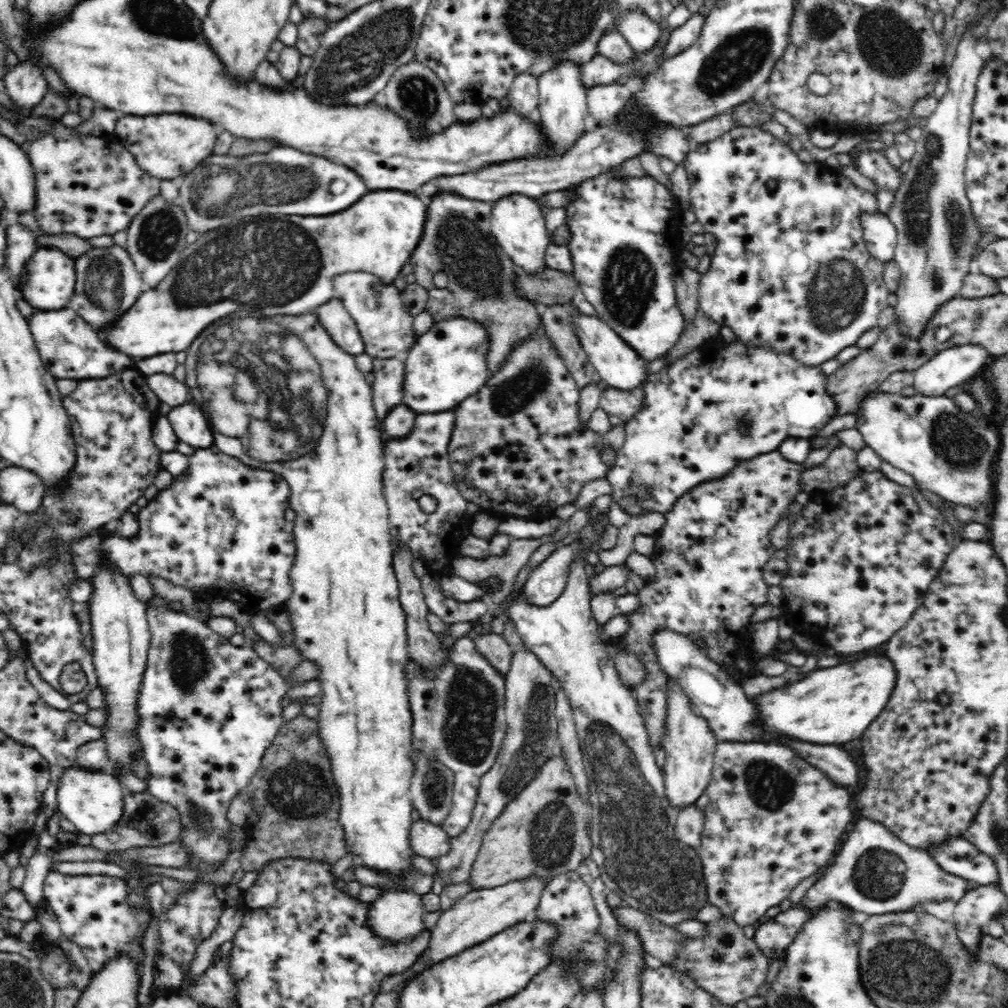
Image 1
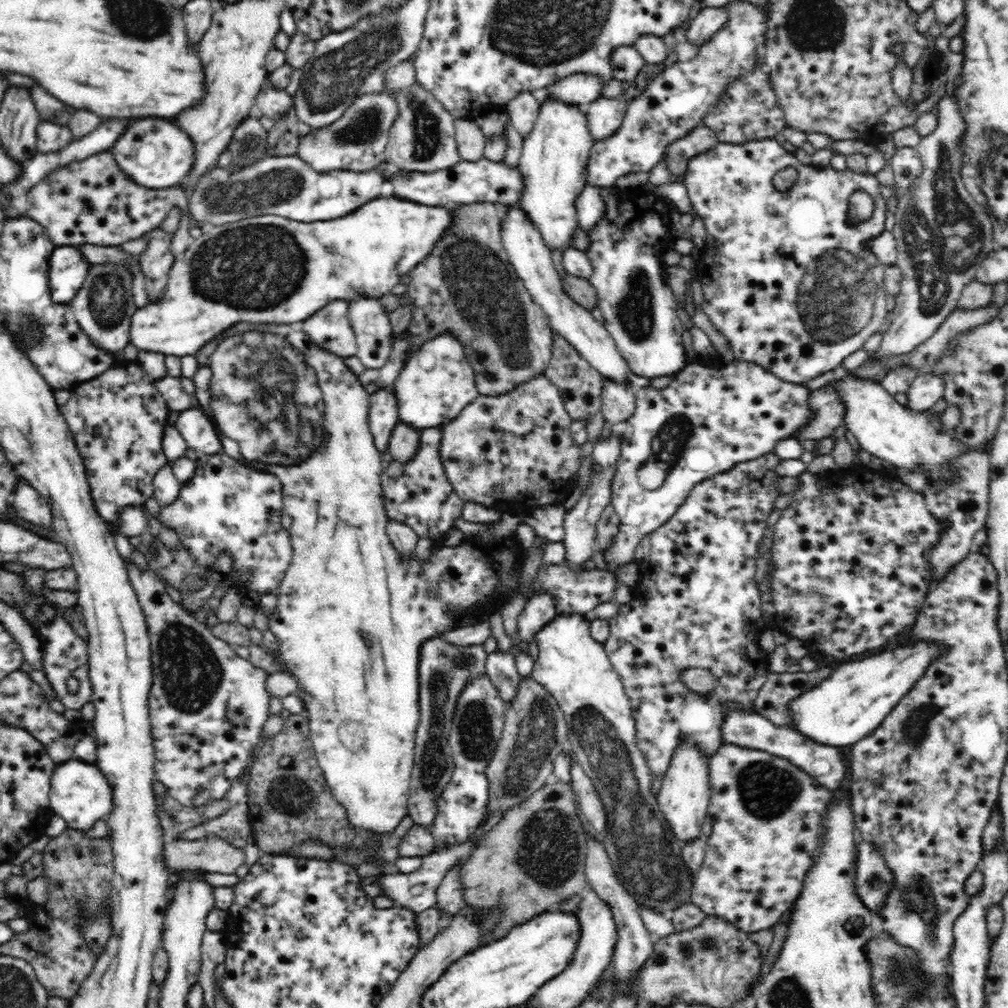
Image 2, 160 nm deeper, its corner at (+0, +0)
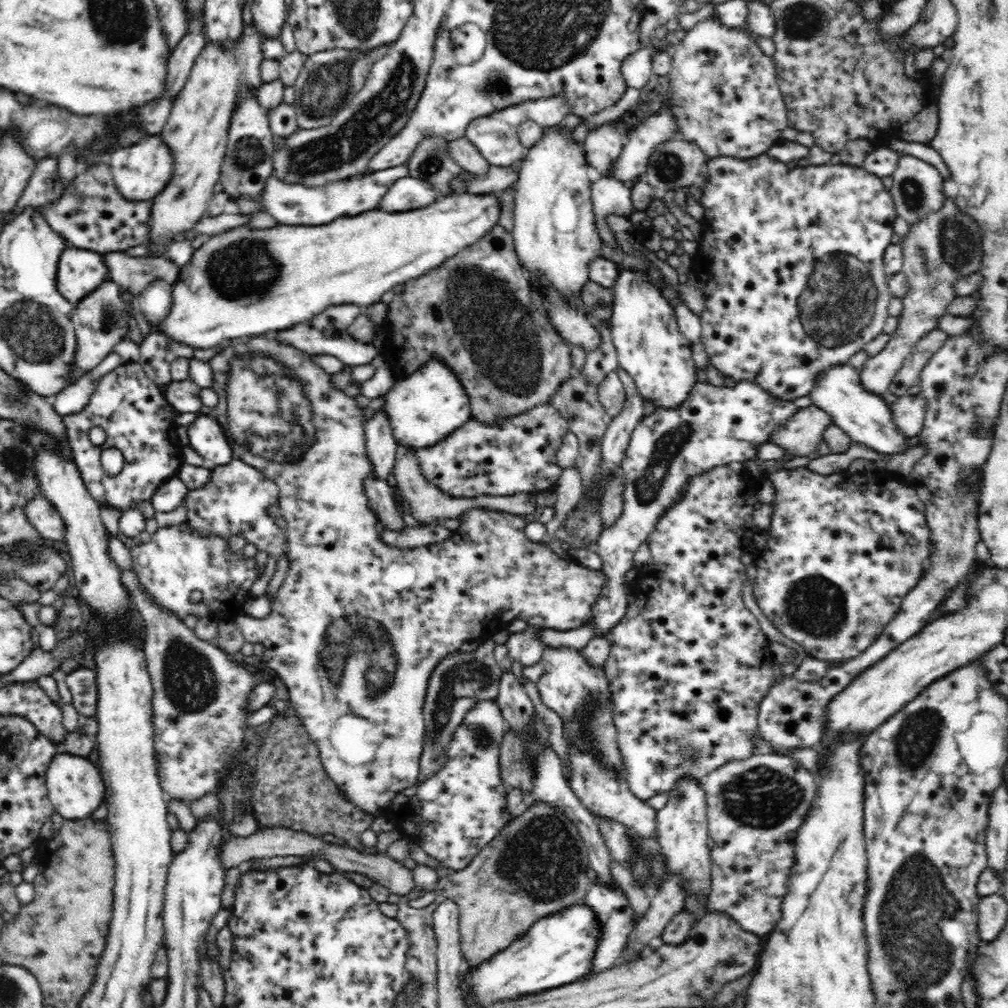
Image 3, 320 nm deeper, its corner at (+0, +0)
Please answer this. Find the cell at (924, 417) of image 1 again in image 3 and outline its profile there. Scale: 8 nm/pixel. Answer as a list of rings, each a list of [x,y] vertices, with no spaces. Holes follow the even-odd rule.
[[[849,363],[836,365],[828,372],[822,371],[809,395],[811,404],[826,412],[833,424],[846,432],[853,442],[880,454],[904,454],[909,449],[906,445],[909,438],[893,425],[890,404],[882,395],[868,392],[862,384],[859,370]]]

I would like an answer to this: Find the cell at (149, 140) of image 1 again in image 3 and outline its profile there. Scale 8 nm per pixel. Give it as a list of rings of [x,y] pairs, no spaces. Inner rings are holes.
[[[161,134],[150,135],[132,146],[124,146],[114,153],[110,152],[109,166],[112,170],[112,178],[119,195],[130,202],[151,200],[164,190],[165,184],[171,179],[174,172],[174,157],[170,147],[162,140]]]

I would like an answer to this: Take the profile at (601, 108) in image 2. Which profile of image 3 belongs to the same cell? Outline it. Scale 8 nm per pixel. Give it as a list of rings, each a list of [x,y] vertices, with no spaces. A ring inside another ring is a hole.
[[[619,120],[590,130],[582,143],[588,165],[598,171],[602,177],[611,177],[611,165],[622,153],[621,132],[626,130]]]

